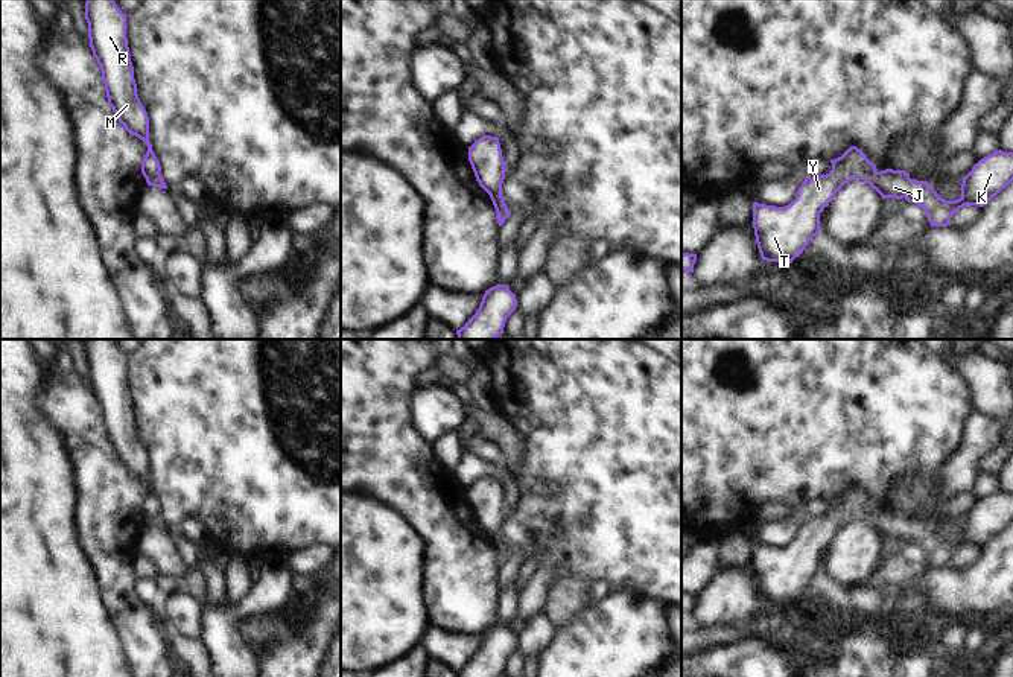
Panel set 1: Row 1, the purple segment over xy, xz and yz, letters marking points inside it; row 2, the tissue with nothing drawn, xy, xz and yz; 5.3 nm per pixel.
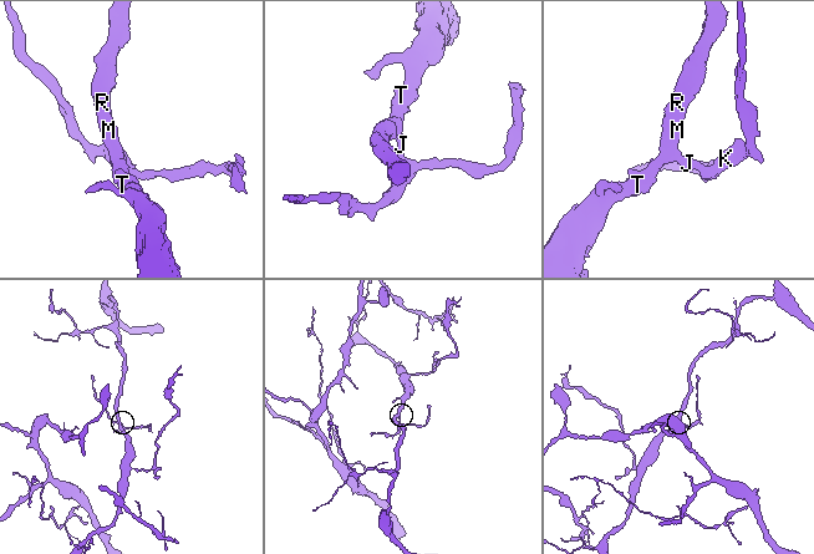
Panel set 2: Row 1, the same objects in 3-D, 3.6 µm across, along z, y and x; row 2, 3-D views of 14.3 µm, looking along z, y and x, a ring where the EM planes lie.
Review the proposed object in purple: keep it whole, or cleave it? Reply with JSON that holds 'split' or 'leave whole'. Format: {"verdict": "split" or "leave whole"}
{"verdict": "split"}

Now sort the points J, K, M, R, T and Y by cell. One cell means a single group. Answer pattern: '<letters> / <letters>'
J K / M R T Y

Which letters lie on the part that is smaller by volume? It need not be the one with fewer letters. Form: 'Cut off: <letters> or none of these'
Cut off: J, K

